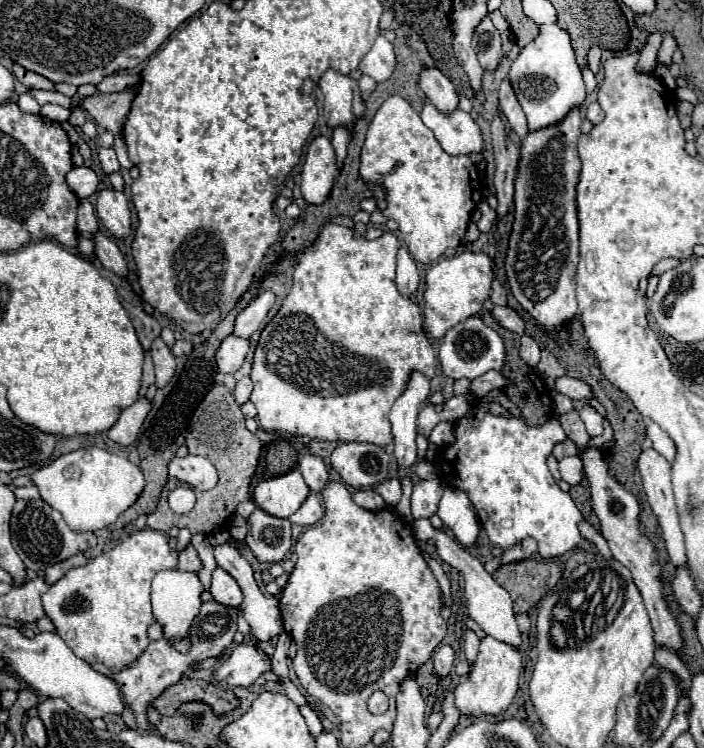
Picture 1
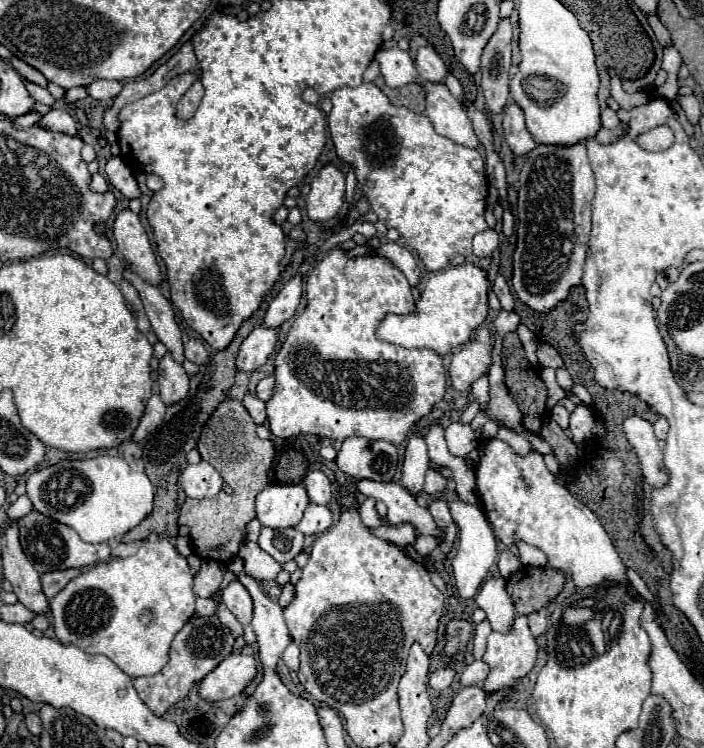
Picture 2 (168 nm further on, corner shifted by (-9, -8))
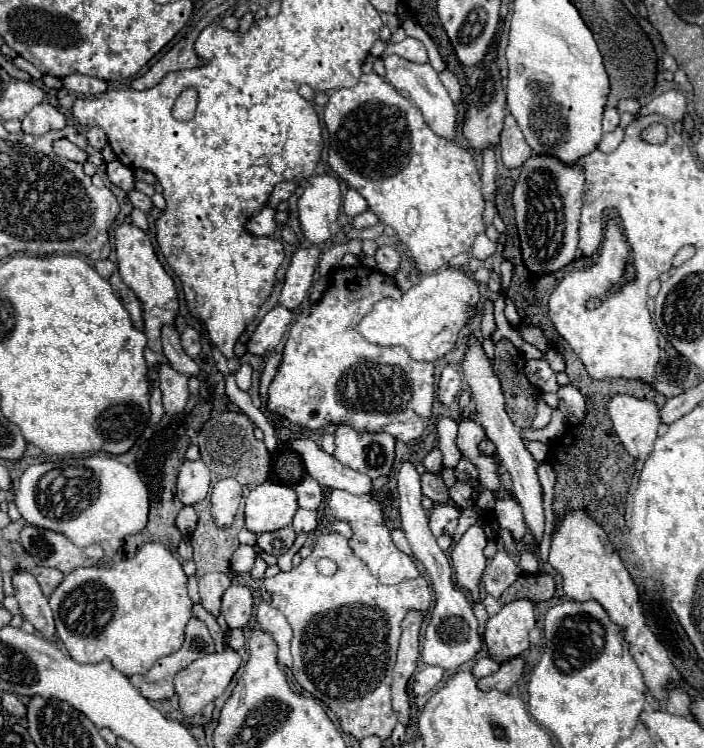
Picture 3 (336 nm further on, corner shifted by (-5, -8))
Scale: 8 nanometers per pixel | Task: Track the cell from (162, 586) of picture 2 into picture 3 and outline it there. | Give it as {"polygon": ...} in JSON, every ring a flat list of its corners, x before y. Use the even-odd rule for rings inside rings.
{"polygon":[[145,543,145,545,137,551,137,555,133,555,133,557,129,557,129,559,123,559,123,561,119,561,119,563,113,563,111,567,97,567,97,565,93,565,93,567,85,567,85,569,81,567,81,569,71,571,71,573,63,579,63,583,51,593,49,605,51,605,53,615,55,615,57,637,63,641,65,649,69,651,69,655,71,655,75,661,79,661,79,663,99,663,99,661,109,659,123,675,131,677,131,675,135,675,135,673,141,673,141,675,147,673,157,659,167,657,167,655,175,653,175,651,179,649,179,645,183,643,183,629,185,629,185,625,187,625,187,621,189,621,189,617,191,617,191,605,193,605,193,603,191,603,191,599,189,599,189,595,187,595,187,575,185,575,183,569,181,569,181,561,179,561,169,549,165,549,161,543]]}

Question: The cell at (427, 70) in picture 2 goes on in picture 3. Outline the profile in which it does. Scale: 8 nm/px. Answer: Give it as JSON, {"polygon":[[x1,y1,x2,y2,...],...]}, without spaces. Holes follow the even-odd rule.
{"polygon":[[411,37,403,39,401,43,391,43,391,45,385,49,383,57,387,57,389,53,395,53,395,55,407,59,407,61,413,61,413,63,427,63,427,61,429,61,423,43,417,41,417,39,411,39]]}

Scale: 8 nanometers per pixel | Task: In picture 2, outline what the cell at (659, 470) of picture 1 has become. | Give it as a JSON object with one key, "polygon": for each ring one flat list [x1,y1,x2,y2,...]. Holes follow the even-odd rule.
{"polygon":[[631,415,623,421,623,431,627,435,629,445,635,449,639,457,639,465,647,483,651,487,665,485,667,473,663,465,663,451,653,433,653,425,639,415]]}

